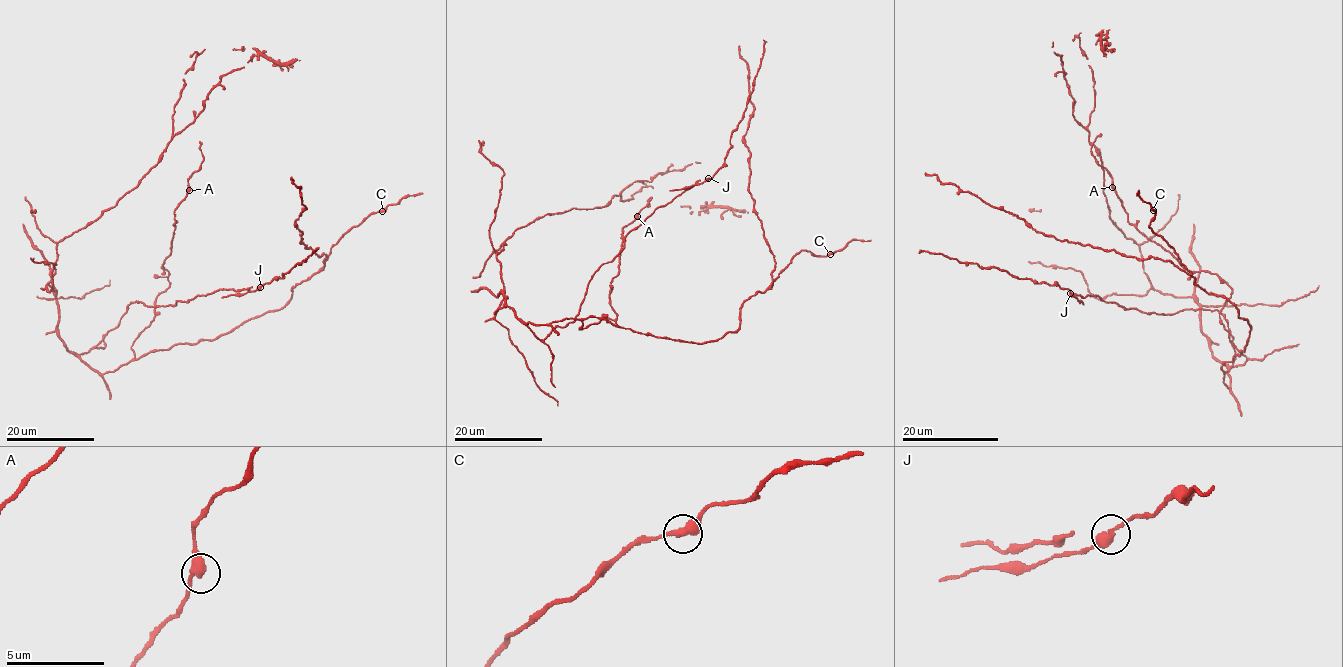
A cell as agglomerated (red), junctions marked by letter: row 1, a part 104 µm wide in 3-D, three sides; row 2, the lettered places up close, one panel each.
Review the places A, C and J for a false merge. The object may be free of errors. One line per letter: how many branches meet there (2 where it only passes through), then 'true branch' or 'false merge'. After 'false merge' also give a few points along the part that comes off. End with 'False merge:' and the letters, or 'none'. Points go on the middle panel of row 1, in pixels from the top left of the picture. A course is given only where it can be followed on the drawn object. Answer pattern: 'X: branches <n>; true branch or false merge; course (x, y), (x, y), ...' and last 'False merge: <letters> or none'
A: branches 2; true branch
C: branches 2; true branch
J: branches 2; false merge; course (708, 178), (697, 184), (669, 190)
False merge: J

